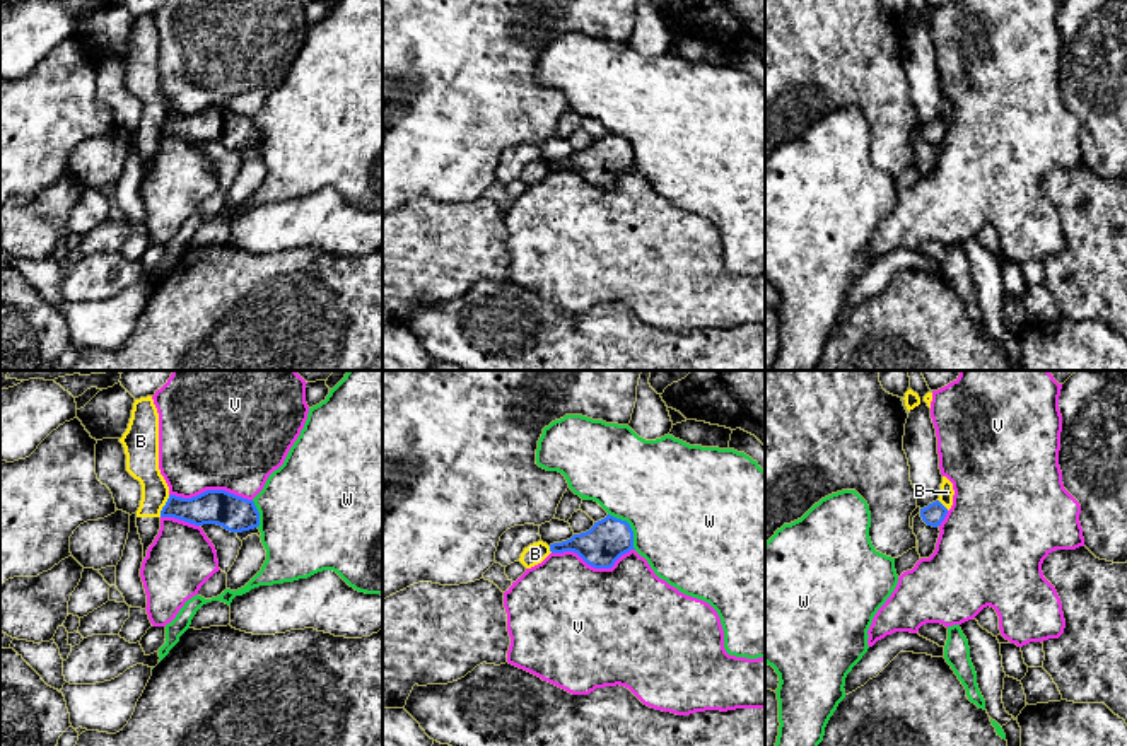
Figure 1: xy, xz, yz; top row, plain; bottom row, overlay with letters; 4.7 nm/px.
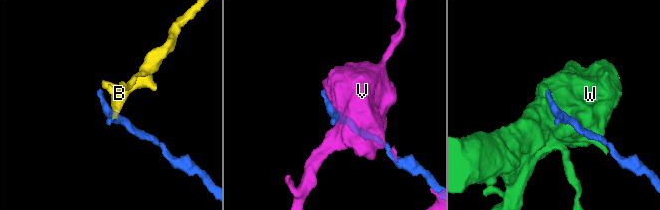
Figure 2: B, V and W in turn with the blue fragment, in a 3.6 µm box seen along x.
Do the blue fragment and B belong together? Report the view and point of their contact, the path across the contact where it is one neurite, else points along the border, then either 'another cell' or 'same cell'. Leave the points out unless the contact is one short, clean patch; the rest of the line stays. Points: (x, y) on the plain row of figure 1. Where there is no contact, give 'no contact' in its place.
contact xy (164, 123); border xy (169, 113), (159, 134); another cell

